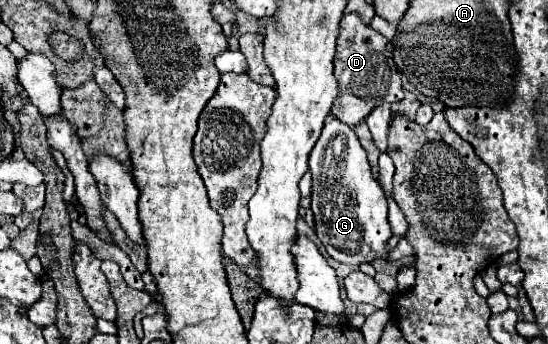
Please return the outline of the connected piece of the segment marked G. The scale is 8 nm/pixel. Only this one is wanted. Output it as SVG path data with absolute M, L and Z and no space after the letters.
M329 116L309 160L309 170L313 172L311 210L315 214L315 232L327 254L339 262L357 266L373 262L379 256L387 258L385 244L391 238L391 228L387 222L385 192L371 174L367 150L361 146L355 130Z

